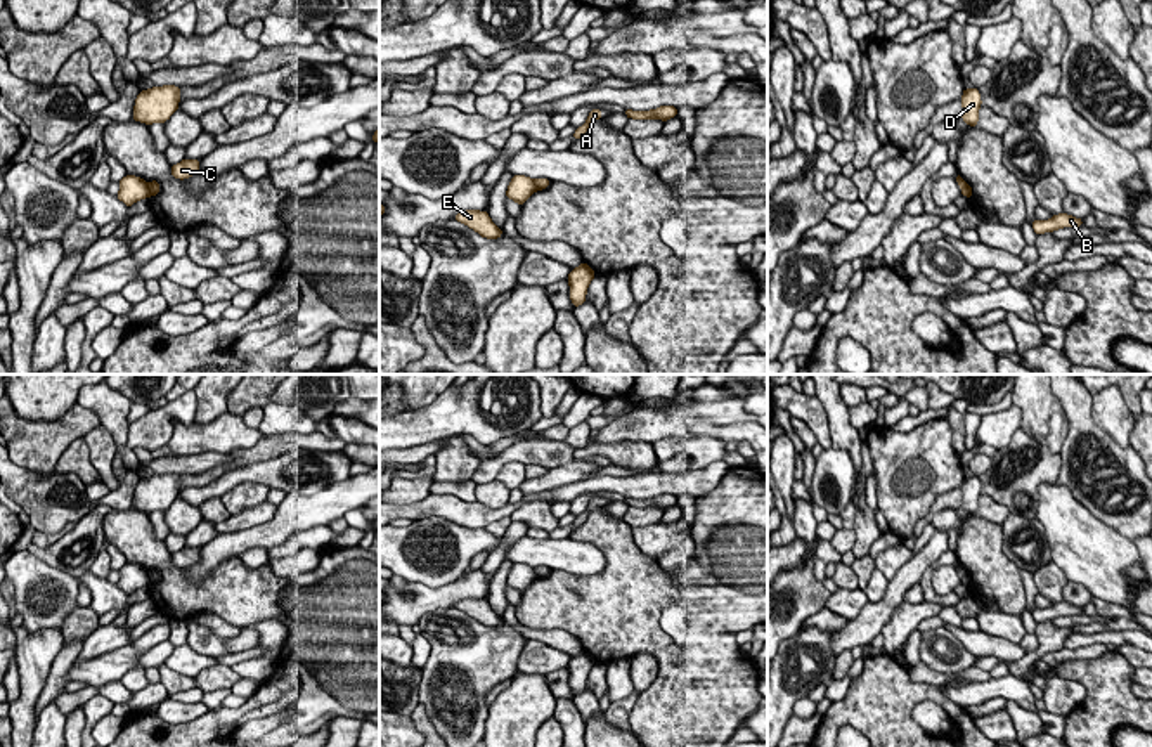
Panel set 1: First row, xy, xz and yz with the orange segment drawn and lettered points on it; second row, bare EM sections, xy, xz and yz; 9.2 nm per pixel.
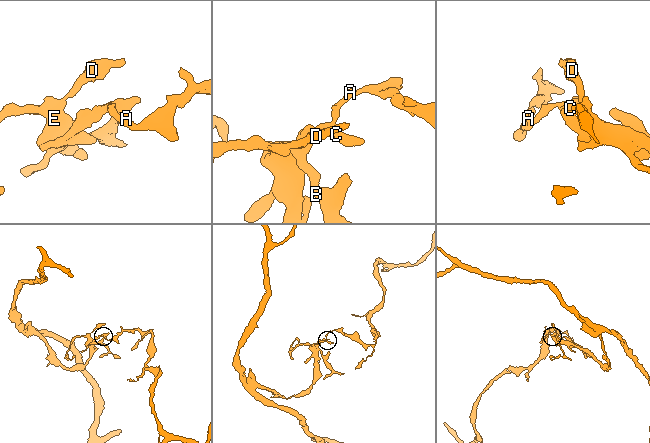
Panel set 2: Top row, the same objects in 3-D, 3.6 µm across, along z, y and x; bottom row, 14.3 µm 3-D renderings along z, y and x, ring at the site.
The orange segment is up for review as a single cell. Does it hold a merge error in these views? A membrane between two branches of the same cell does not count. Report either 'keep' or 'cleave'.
cleave

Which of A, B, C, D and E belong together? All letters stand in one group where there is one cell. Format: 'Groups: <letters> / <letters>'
Groups: A C / B D E

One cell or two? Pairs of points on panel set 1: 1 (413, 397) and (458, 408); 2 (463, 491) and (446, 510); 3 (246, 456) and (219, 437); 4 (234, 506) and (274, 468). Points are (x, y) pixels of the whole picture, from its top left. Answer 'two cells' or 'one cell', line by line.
1: two cells
2: two cells
3: two cells
4: two cells

